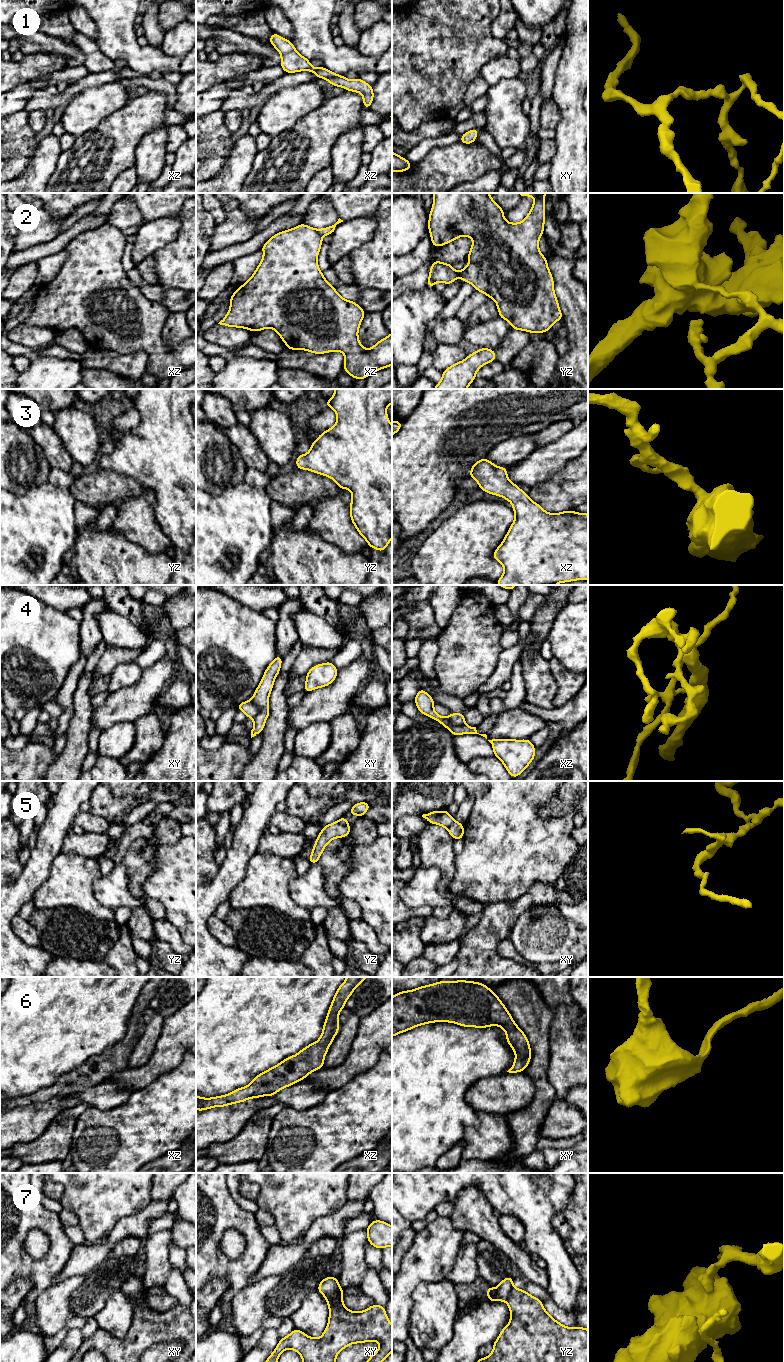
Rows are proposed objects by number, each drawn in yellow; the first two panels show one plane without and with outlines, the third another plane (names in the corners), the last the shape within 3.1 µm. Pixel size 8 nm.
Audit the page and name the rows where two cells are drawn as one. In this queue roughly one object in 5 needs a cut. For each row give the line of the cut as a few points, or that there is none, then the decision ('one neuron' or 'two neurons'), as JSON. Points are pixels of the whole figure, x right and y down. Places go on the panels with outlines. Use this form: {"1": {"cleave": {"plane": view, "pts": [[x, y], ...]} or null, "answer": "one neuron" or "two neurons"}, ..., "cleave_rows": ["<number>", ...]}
{"1": {"cleave": null, "answer": "one neuron"}, "2": {"cleave": {"plane": "xz", "pts": [[316, 229], [321, 237]]}, "answer": "two neurons"}, "3": {"cleave": null, "answer": "one neuron"}, "4": {"cleave": {"plane": "xy", "pts": [[250, 700], [258, 708], [258, 713], [253, 718]]}, "answer": "two neurons"}, "5": {"cleave": {"plane": "xy", "pts": [[454, 820], [447, 829]]}, "answer": "two neurons"}, "6": {"cleave": null, "answer": "one neuron"}, "7": {"cleave": {"plane": "xy", "pts": [[325, 1297], [342, 1302]]}, "answer": "two neurons"}, "cleave_rows": ["2", "4", "5", "7"]}

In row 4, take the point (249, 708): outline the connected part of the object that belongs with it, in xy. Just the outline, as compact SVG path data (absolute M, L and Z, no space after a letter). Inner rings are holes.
M244 701L237 705L237 710L243 711L247 718L253 719L259 712L259 708L251 701Z

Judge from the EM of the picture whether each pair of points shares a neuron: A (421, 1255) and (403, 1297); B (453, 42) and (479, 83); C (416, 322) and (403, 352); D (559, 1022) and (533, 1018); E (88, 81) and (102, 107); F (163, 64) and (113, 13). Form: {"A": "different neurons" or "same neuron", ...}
{"A": "same neuron", "B": "different neurons", "C": "same neuron", "D": "different neurons", "E": "different neurons", "F": "same neuron"}

